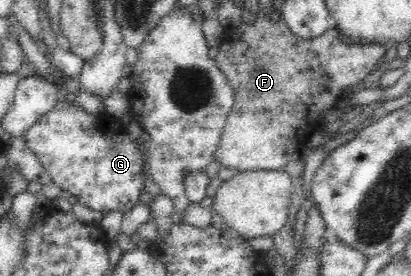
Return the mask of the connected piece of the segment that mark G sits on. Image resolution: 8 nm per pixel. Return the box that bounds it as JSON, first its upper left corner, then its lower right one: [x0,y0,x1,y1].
[24,100,149,215]

